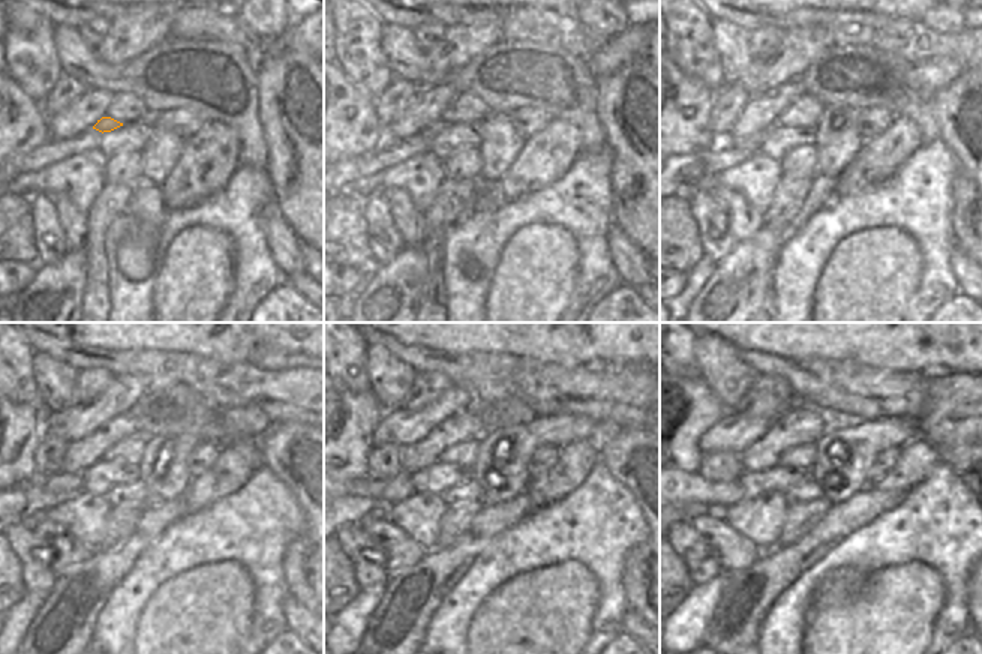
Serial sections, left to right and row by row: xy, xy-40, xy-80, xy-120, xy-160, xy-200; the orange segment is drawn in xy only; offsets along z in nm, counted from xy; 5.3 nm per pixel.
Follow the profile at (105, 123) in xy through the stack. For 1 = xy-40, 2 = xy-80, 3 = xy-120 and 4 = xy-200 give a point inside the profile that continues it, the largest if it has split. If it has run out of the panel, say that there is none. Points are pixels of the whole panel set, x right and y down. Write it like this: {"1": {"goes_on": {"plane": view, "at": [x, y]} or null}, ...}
{"1": {"goes_on": {"plane": "xy-40", "at": [429, 132]}}, "2": {"goes_on": {"plane": "xy-80", "at": [751, 144]}}, "3": {"goes_on": {"plane": "xy-120", "at": [59, 482]}}, "4": {"goes_on": {"plane": "xy-200", "at": [690, 488]}}}

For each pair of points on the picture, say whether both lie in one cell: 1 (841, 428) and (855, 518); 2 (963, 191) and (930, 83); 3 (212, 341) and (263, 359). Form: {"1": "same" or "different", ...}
{"1": "different", "2": "different", "3": "different"}

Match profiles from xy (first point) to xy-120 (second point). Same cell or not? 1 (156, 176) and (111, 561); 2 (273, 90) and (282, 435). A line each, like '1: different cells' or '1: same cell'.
1: different cells
2: same cell

